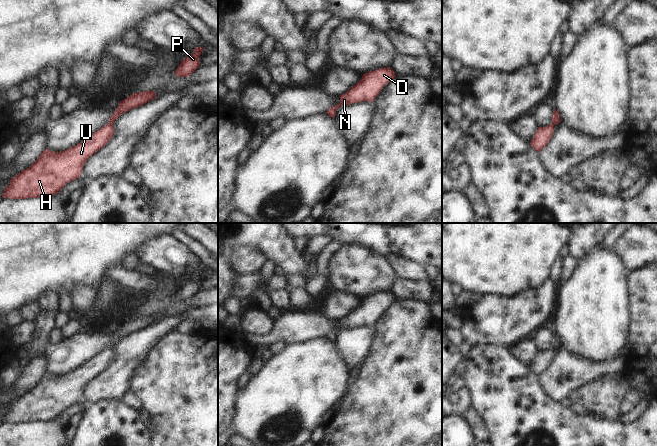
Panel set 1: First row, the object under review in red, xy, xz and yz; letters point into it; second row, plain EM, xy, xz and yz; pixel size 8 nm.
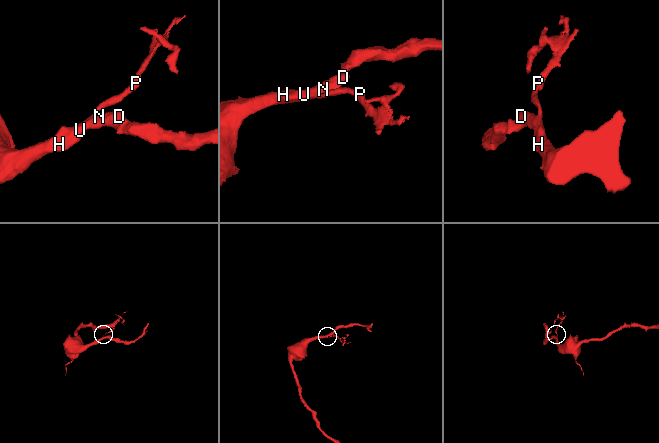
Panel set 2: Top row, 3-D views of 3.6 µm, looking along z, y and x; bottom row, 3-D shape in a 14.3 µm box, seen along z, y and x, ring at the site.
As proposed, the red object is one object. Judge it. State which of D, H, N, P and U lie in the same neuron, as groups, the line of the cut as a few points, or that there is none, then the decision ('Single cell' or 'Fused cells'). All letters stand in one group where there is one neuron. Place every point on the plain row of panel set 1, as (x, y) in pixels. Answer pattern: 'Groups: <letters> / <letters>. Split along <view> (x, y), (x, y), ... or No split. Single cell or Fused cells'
Groups: D H N P U. No split. Single cell

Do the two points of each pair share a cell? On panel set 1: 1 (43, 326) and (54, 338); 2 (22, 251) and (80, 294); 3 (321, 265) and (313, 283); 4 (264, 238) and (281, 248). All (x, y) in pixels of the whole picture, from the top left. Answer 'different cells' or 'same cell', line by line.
1: different cells
2: different cells
3: same cell
4: same cell

